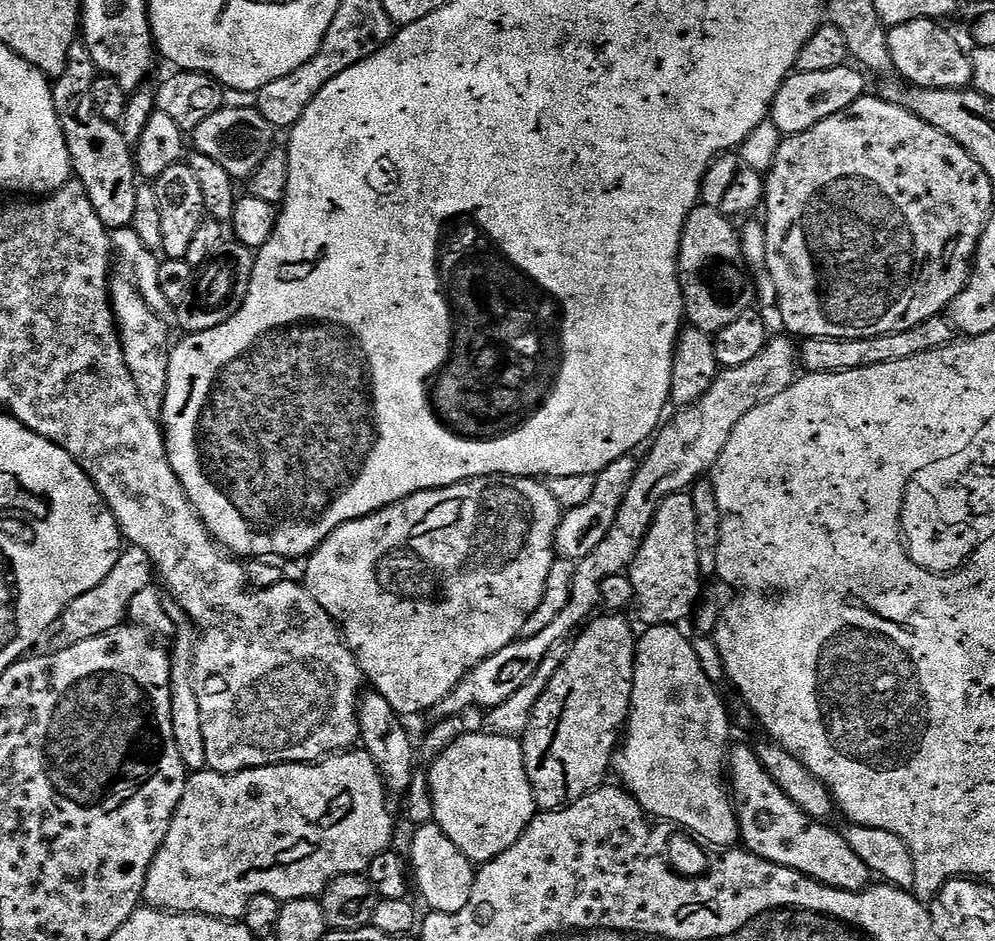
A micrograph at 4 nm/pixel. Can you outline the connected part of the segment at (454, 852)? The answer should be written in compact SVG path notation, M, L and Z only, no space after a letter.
M424 822L415 829L412 836L412 856L410 864L414 875L414 884L431 911L442 914L454 914L470 902L470 894L474 890L477 869L471 860L446 838L446 834L435 822Z

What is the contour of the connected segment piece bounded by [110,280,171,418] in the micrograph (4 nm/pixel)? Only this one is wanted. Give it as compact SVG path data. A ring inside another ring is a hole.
M115 281L110 288L110 299L116 316L123 356L126 358L127 368L134 378L134 384L138 387L142 404L151 416L161 417L169 372L170 329L164 320L156 316L146 302L140 298L139 292L131 281L118 283Z

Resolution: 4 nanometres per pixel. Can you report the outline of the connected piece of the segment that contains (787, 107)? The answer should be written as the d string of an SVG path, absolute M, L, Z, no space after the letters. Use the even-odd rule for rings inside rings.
M845 66L825 72L793 71L792 75L784 79L774 98L770 123L778 126L784 136L810 130L818 122L830 118L835 112L841 112L865 95L863 75L865 76L865 73L856 66Z

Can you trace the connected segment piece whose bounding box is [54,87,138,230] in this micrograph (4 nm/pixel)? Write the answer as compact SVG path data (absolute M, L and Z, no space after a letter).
M57 87L54 95L56 113L60 115L60 125L70 150L75 179L82 182L105 228L113 230L129 227L134 218L138 185L133 149L126 142L126 138L122 138L119 127L113 121L102 118L100 111L94 107L91 91Z

